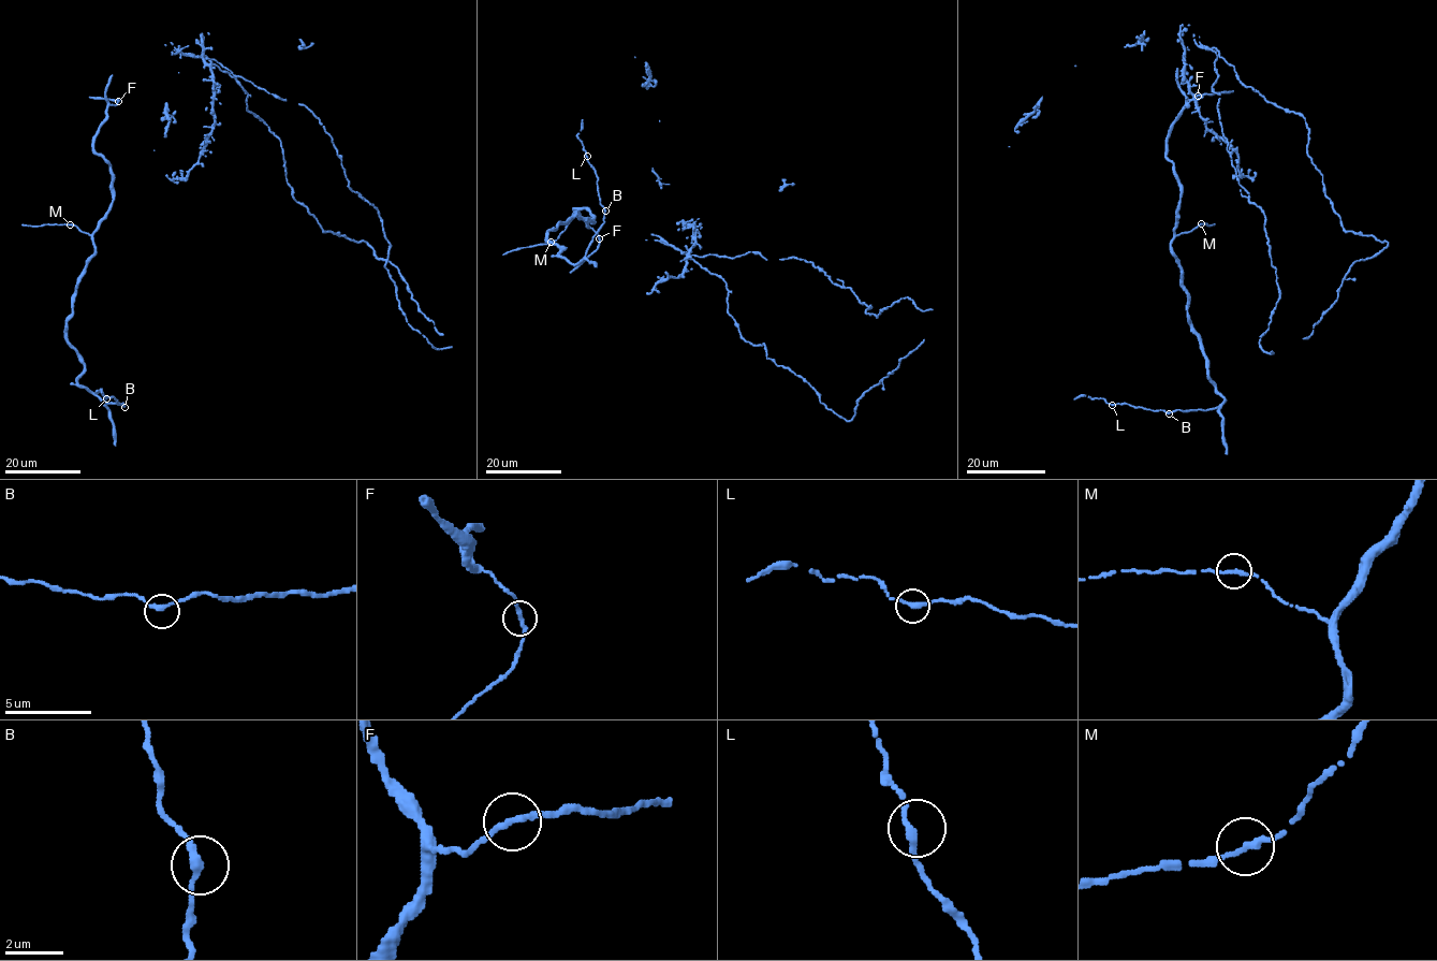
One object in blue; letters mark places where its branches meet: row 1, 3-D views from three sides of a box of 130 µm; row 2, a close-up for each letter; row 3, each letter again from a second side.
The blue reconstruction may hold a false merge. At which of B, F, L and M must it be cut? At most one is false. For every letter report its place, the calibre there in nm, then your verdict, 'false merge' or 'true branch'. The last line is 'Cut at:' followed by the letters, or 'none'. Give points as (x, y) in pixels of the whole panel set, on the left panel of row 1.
B: (125, 407) | 240 nm | true branch
F: (118, 101) | 240 nm | true branch
L: (106, 398) | 260 nm | true branch
M: (70, 224) | 240 nm | true branch
Cut at: none

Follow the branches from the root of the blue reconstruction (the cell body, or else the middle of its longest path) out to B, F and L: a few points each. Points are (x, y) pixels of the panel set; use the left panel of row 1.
B: (112, 74), (93, 141), (111, 166), (112, 203), (92, 235), (67, 339), (84, 365), (77, 383), (125, 407)
F: (112, 74), (105, 99), (111, 105), (118, 101)
L: (112, 74), (93, 141), (111, 166), (112, 203), (67, 321), (84, 365), (77, 383), (106, 398)

